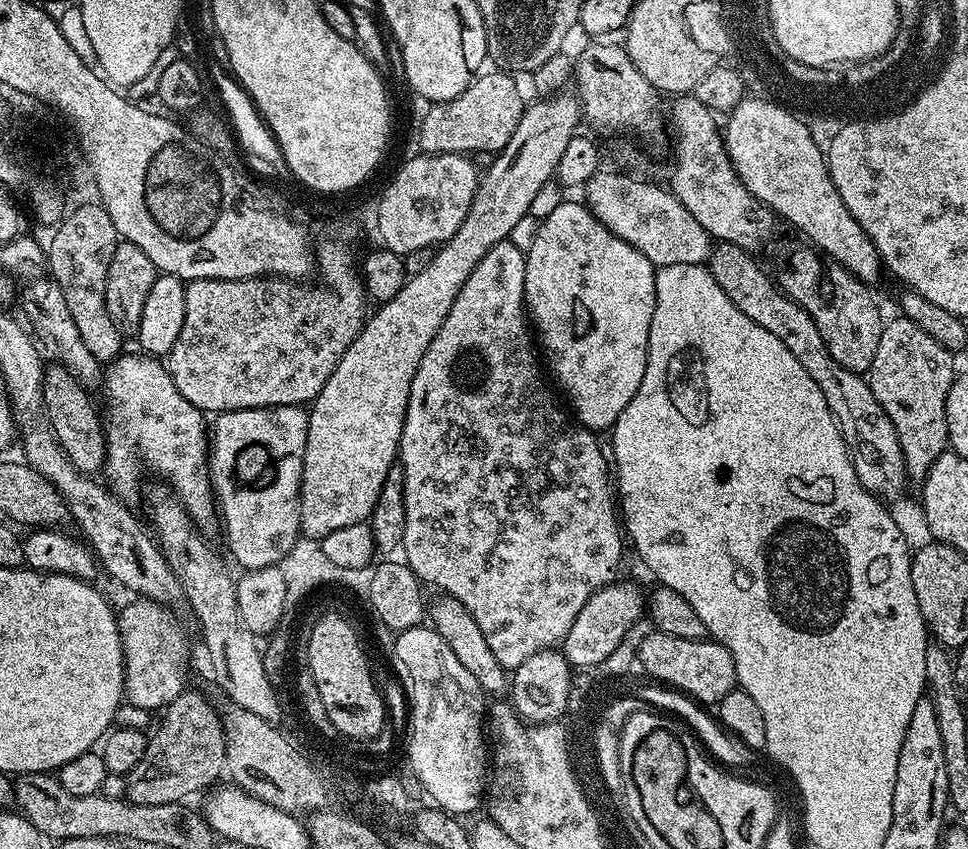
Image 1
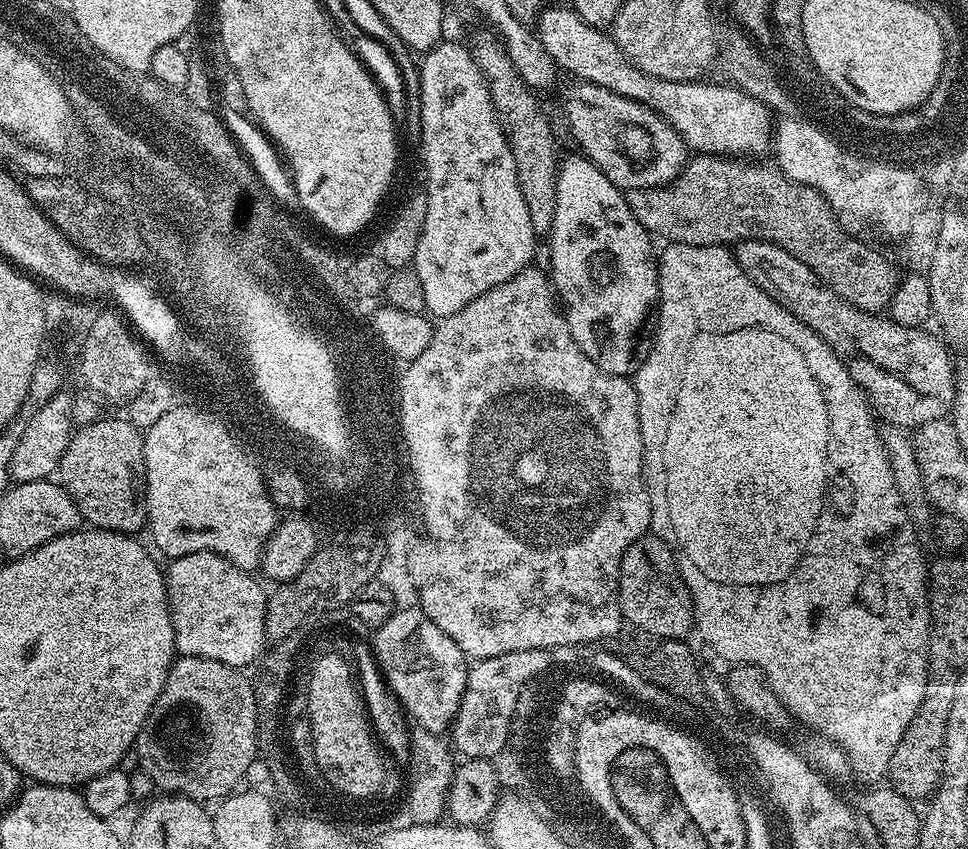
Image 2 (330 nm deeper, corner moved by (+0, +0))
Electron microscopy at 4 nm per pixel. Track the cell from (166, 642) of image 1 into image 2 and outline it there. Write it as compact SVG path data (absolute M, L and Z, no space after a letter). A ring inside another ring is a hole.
M213 552L175 557L164 572L168 604L172 607L174 642L180 656L210 658L231 668L241 668L260 648L263 616L269 593L251 571L234 566Z

